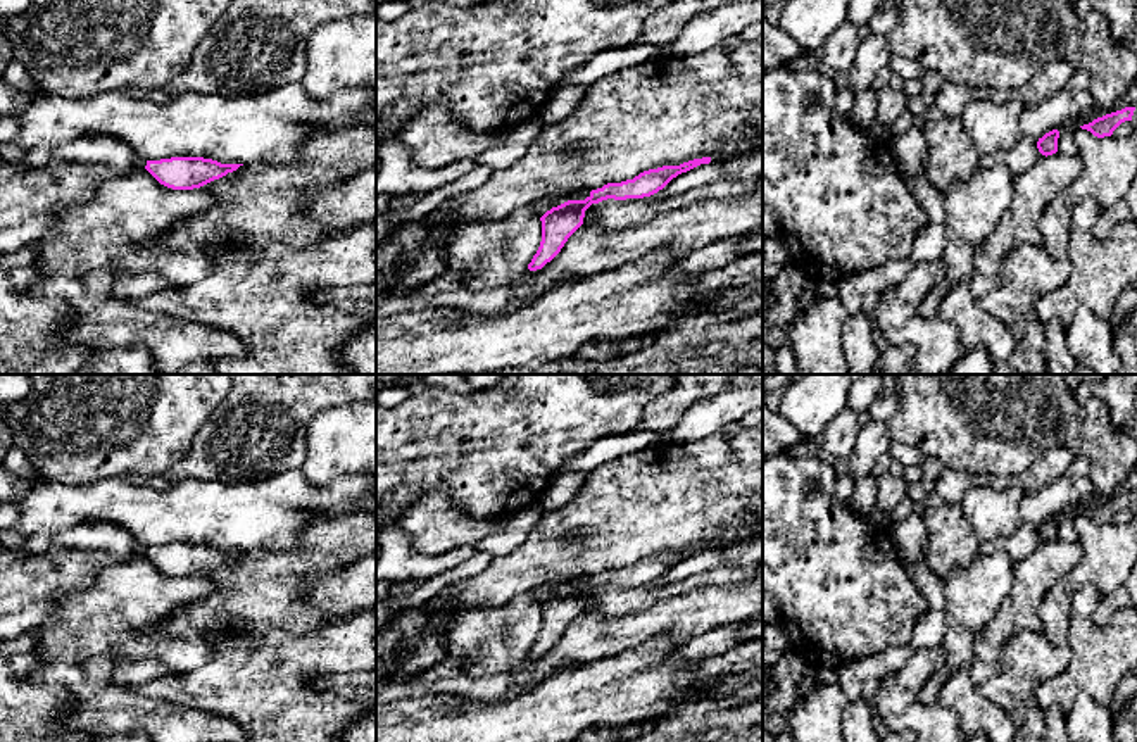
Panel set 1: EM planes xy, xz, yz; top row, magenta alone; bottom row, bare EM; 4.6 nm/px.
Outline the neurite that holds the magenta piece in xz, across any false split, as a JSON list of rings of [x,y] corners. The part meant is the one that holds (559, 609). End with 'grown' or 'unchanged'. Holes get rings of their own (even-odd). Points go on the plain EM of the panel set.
[[[702,544],[683,549],[680,552],[649,556],[633,566],[607,569],[602,575],[592,576],[585,587],[568,587],[557,594],[552,594],[540,604],[542,628],[531,649],[528,651],[528,656],[542,656],[561,638],[568,625],[583,611],[585,597],[592,590],[599,590],[607,585],[626,587],[650,583],[663,576],[678,561],[709,549],[711,544]]] | unchanged

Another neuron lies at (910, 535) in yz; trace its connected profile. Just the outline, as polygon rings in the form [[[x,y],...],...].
[[[911,512],[894,525],[890,533],[904,563],[925,563],[928,530],[923,516]]]

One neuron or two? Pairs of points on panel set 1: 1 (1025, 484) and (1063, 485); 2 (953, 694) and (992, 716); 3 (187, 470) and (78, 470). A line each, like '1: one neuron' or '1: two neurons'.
1: two neurons
2: one neuron
3: two neurons

